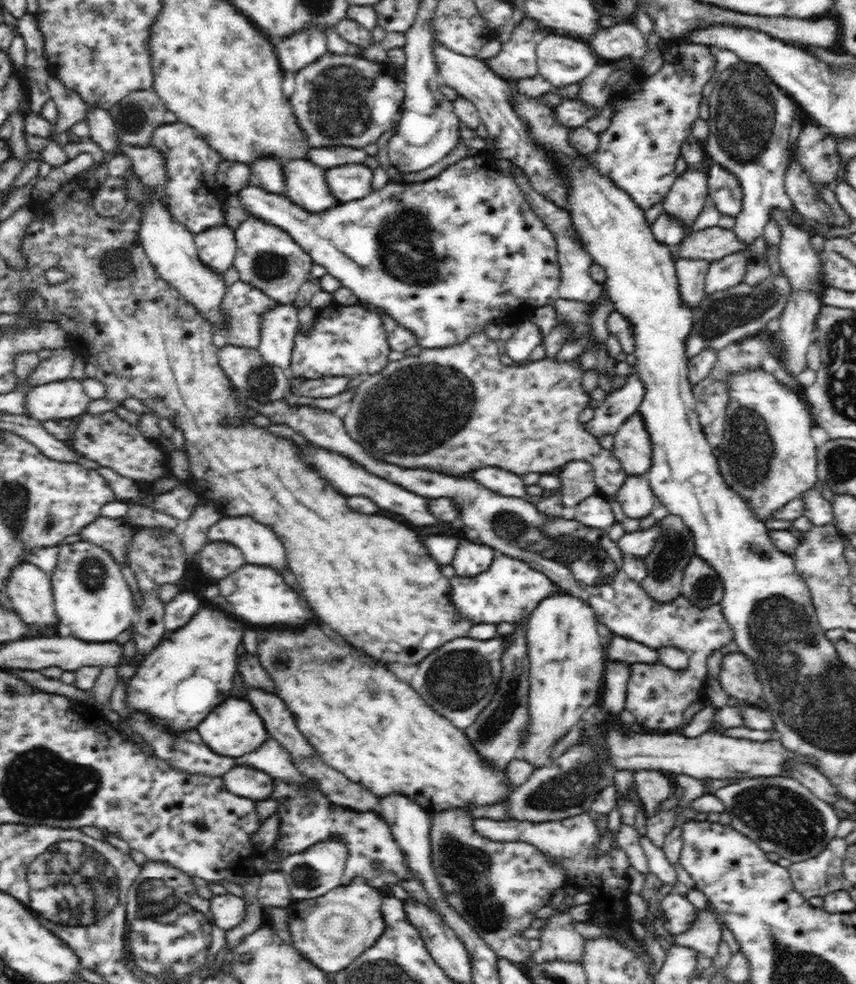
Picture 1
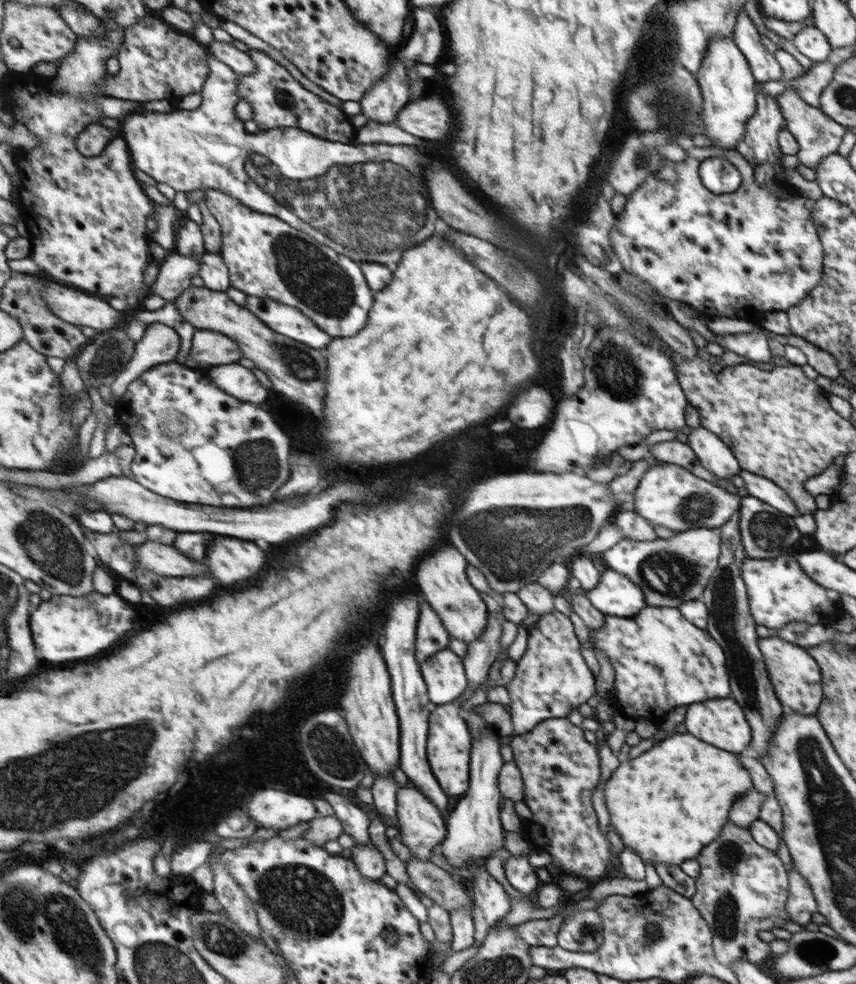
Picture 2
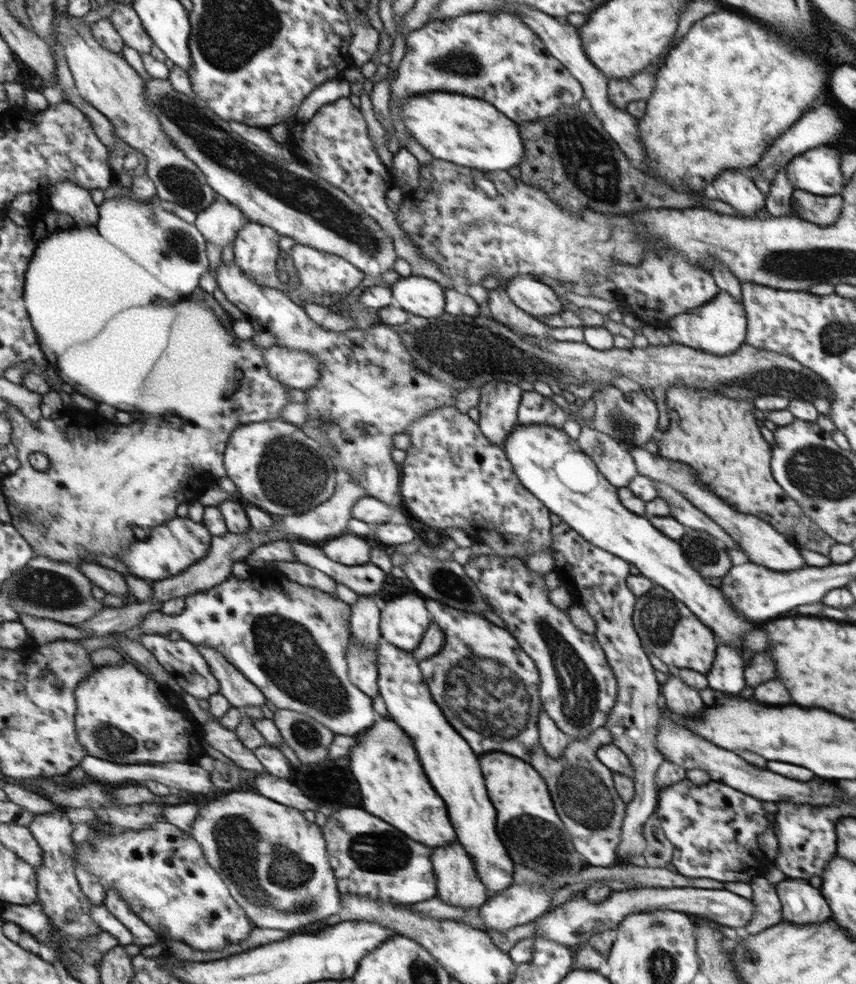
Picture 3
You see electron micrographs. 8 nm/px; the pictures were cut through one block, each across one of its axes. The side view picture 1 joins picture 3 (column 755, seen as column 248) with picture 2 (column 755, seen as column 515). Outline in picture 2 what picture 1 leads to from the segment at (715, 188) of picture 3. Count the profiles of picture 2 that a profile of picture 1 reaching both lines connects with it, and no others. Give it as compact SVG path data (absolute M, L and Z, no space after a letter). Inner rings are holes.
M694 147L686 150L686 160L684 162L671 162L666 160L666 164L656 173L652 173L640 186L639 190L634 191L631 195L626 196L626 204L620 213L616 213L616 223L610 227L610 242L612 248L618 256L618 260L622 263L623 271L630 272L634 276L640 276L640 280L644 280L648 285L654 288L658 295L670 298L672 300L683 302L691 308L694 308L698 314L707 319L715 319L716 317L726 317L738 320L749 320L750 310L756 312L770 312L770 310L788 310L790 307L795 307L798 303L802 303L804 299L818 285L823 269L824 251L822 241L818 236L818 229L814 225L812 219L812 208L814 208L815 200L808 197L796 196L794 192L788 196L788 190L780 188L778 182L768 181L766 185L761 185L755 176L754 164L751 164L746 157L742 156L736 150L721 150L720 147ZM708 158L727 159L736 169L740 171L741 180L740 186L731 193L716 194L710 192L700 178L700 164Z

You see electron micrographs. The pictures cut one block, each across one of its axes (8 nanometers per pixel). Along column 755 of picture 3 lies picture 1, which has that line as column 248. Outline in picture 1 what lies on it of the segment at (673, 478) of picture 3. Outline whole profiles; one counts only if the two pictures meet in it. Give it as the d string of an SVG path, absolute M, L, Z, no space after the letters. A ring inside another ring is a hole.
M223 516L207 534L210 541L236 545L247 564L269 566L277 572L288 566L283 544L272 528L255 522L249 516Z

